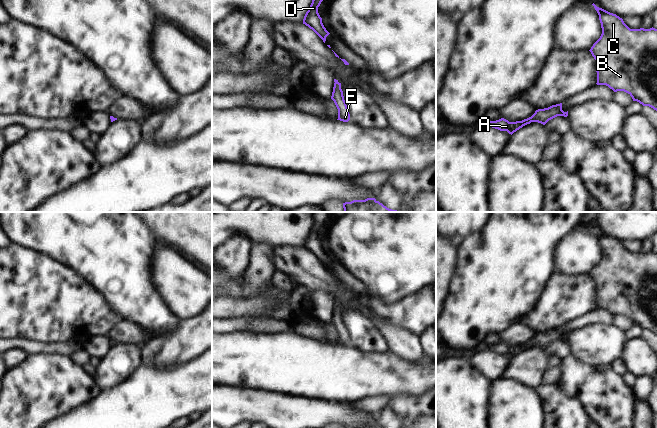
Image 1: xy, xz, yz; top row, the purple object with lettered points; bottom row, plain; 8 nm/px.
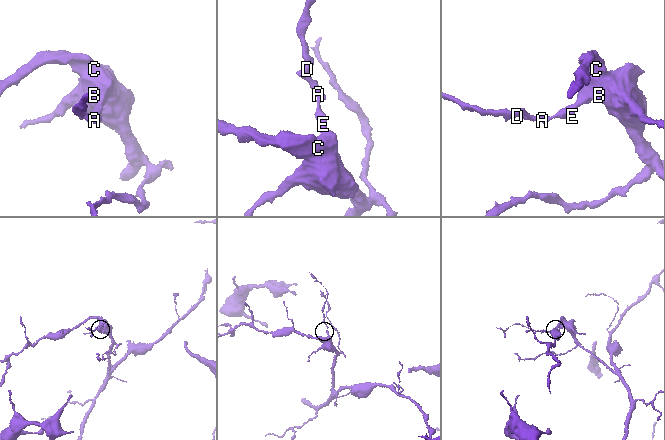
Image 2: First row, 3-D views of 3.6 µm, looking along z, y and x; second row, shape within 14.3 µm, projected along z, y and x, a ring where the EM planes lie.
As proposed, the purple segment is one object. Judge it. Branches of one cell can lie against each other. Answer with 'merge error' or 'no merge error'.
no merge error

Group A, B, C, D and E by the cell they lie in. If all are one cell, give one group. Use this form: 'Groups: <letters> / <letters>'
Groups: A B C D E.

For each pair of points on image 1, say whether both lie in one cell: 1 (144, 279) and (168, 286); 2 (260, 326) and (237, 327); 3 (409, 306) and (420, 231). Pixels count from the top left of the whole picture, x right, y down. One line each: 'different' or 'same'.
1: different
2: same
3: different

